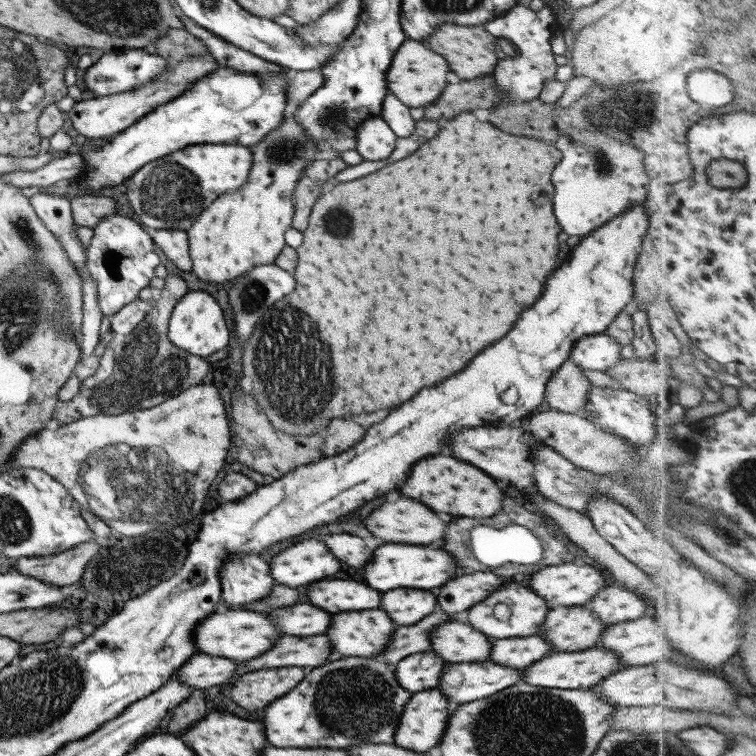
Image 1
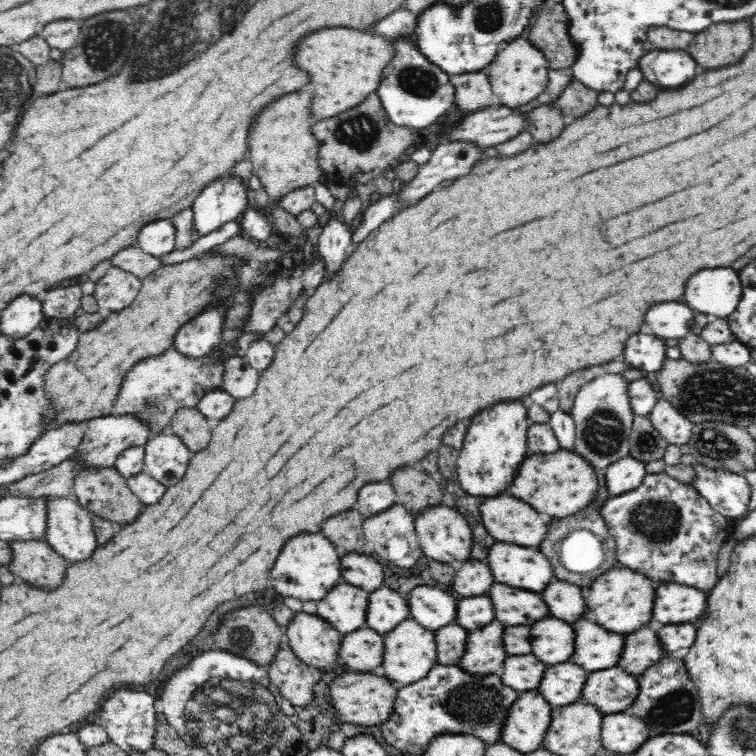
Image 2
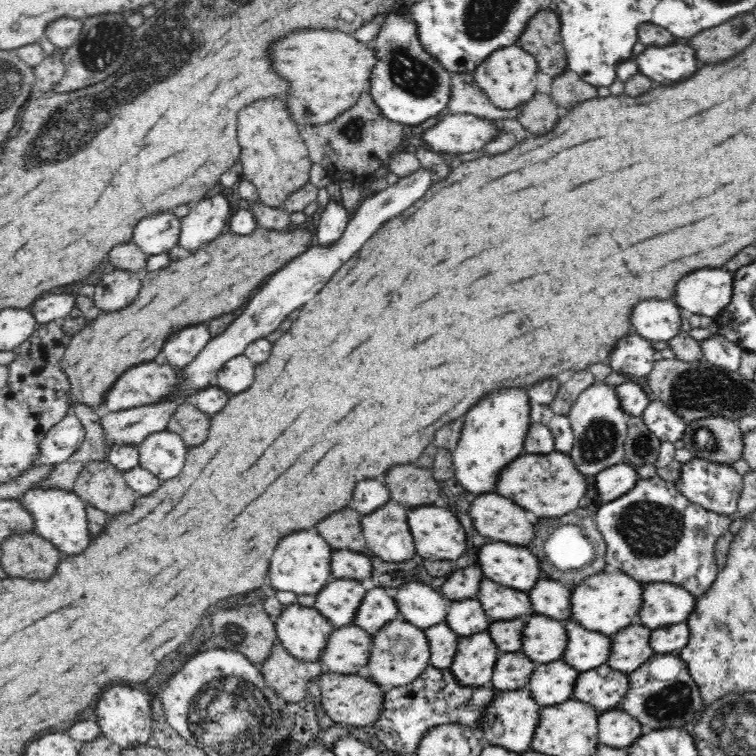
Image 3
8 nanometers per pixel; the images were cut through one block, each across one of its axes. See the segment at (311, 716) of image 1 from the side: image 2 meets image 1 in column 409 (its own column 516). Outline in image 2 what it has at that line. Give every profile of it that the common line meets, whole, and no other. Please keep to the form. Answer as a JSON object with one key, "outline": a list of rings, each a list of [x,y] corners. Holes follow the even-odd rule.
{"outline":[[[436,663],[422,680],[407,684],[396,692],[394,712],[386,722],[380,724],[385,741],[399,754],[412,753],[424,755],[430,740],[442,734],[470,734],[482,739],[488,745],[498,744],[502,738],[503,720],[516,702],[519,692],[502,683],[500,672],[487,675],[474,675],[464,671],[460,665],[443,665]]]}

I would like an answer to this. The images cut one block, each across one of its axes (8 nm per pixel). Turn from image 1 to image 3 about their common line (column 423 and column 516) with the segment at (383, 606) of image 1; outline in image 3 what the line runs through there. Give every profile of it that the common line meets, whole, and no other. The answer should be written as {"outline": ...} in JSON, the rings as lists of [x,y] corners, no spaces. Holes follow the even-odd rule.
{"outline":[[[484,580],[476,592],[475,598],[480,600],[489,619],[506,621],[532,617],[534,610],[526,592],[518,592],[514,588],[500,588],[500,584],[492,580]]]}

